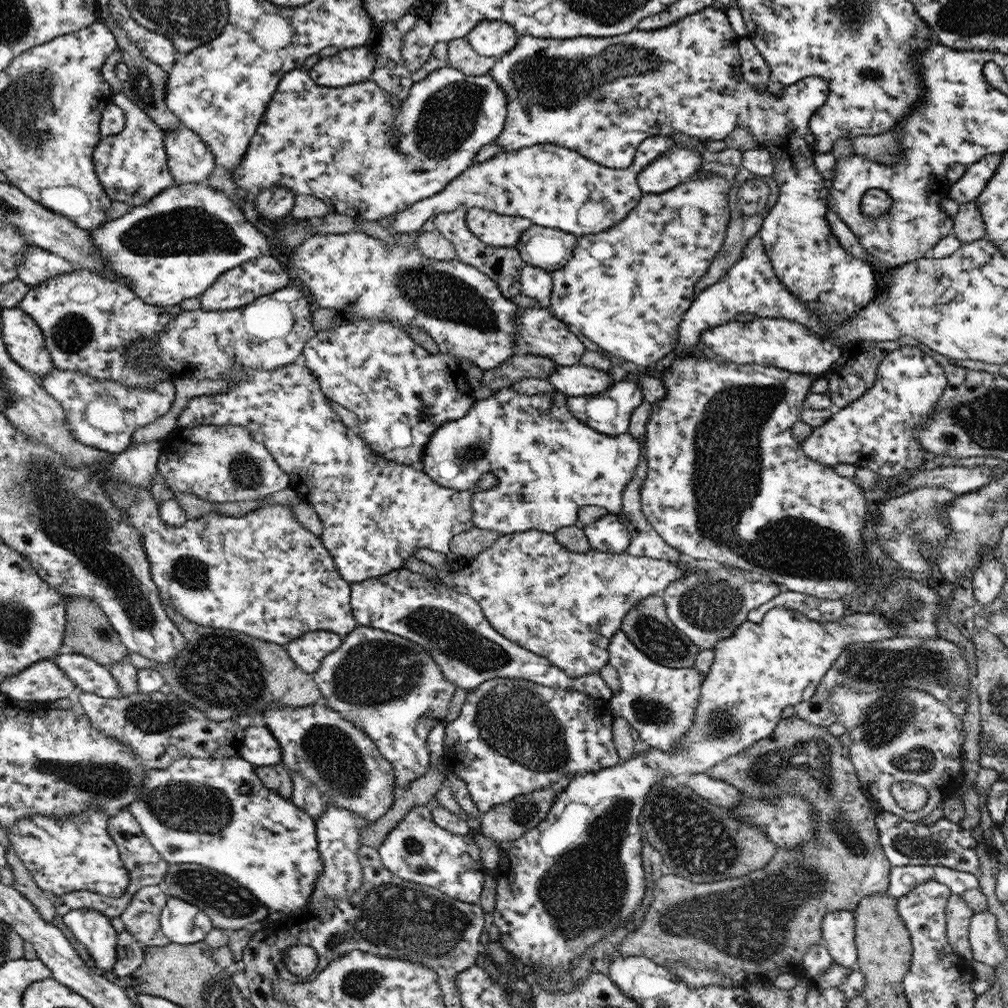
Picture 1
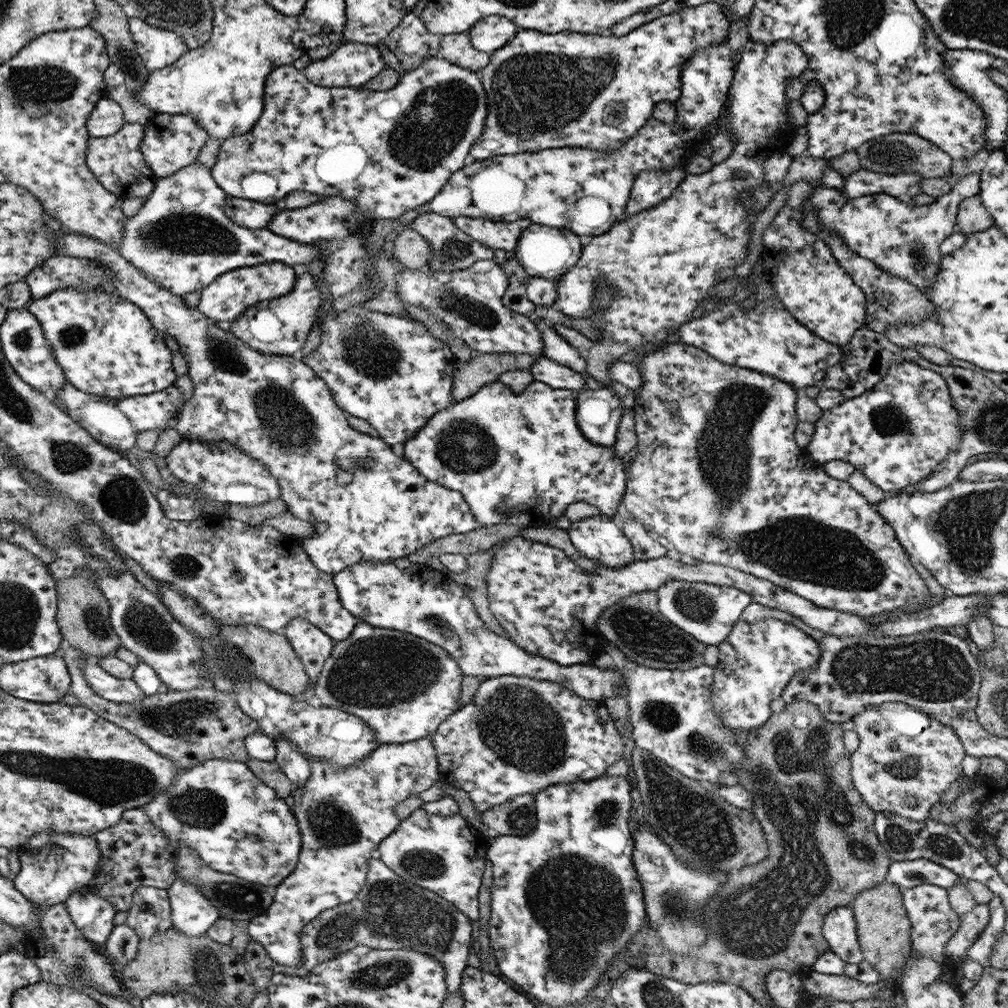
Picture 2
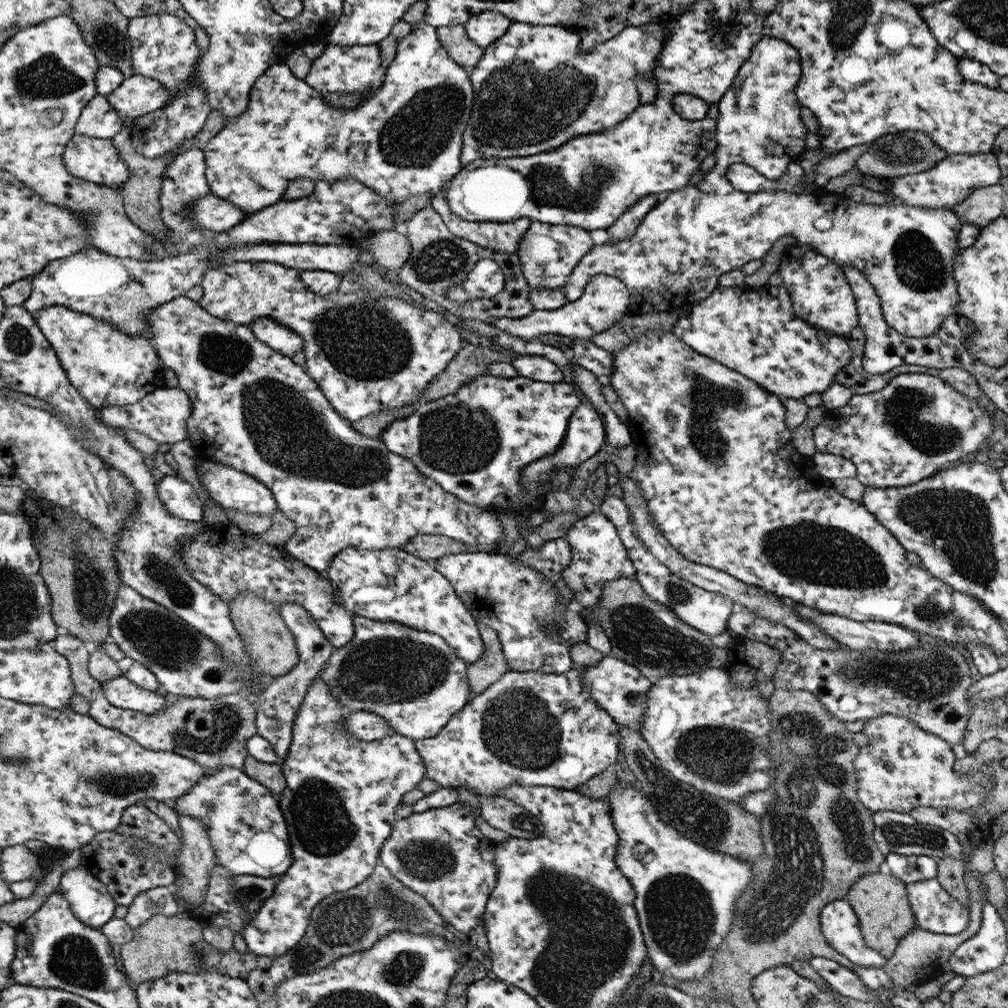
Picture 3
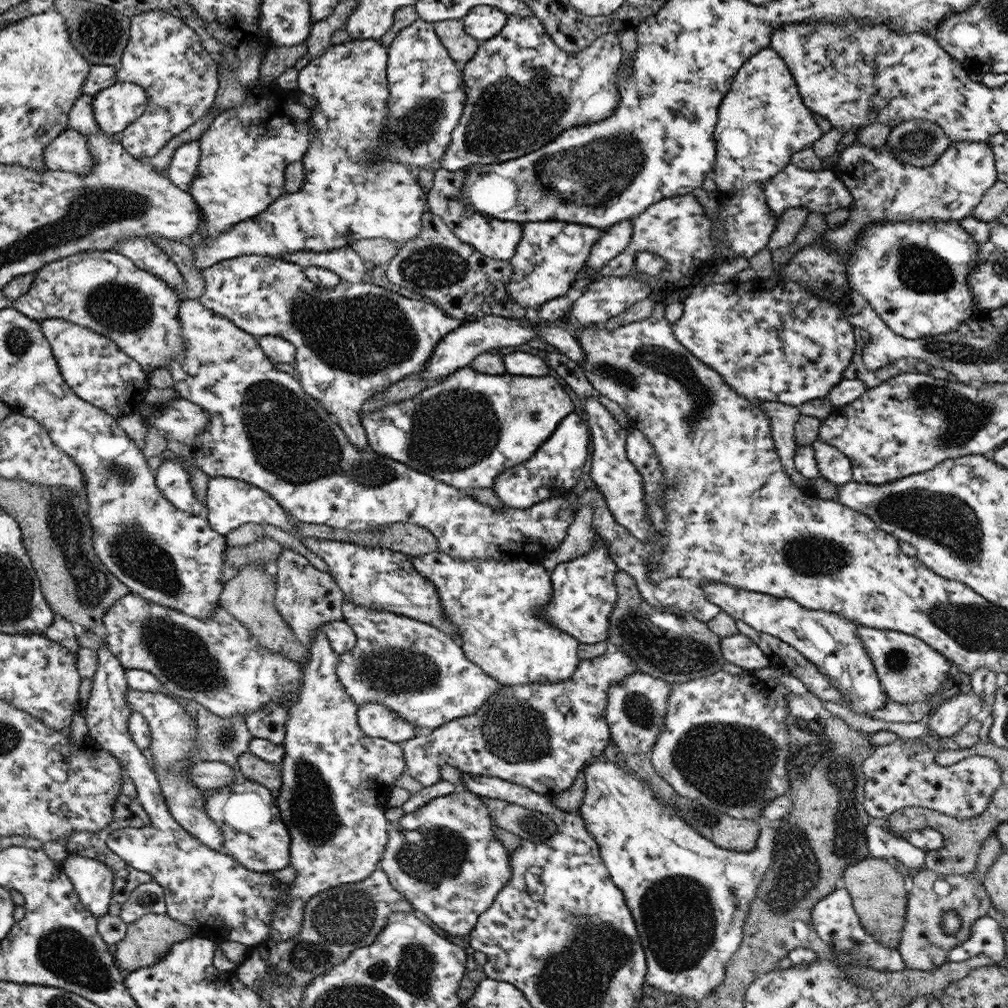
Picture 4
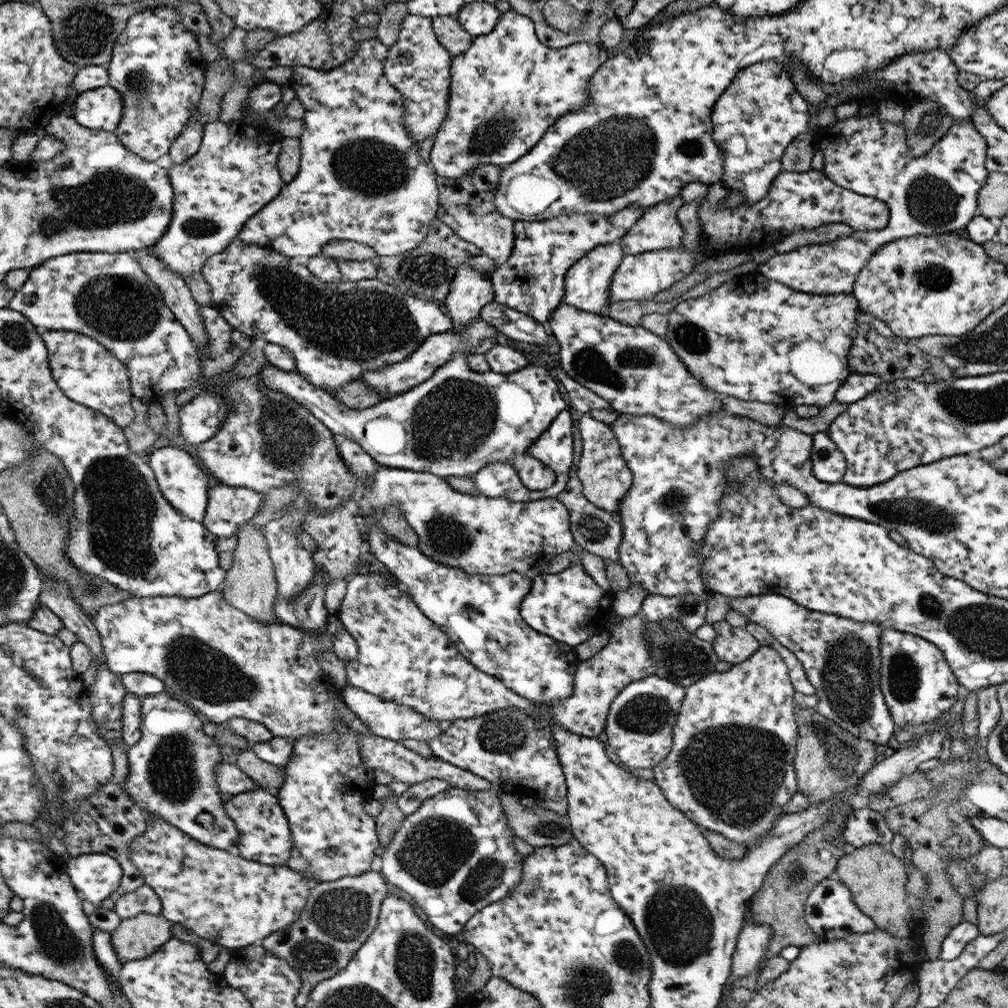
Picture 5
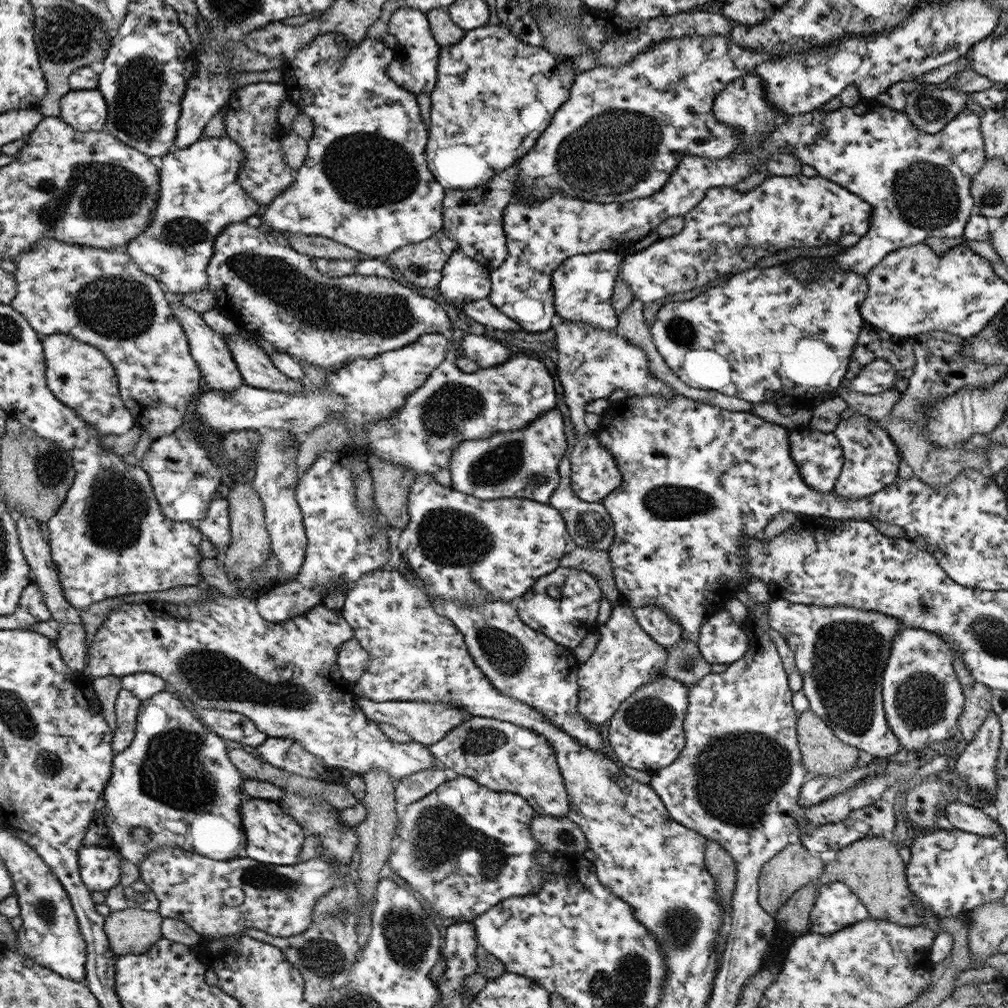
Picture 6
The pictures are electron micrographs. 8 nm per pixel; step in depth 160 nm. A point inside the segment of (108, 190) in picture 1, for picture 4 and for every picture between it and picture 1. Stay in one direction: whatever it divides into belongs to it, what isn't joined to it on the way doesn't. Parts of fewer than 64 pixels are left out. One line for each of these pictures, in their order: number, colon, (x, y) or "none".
2: (117, 161)
3: (95, 159)
4: (68, 152)

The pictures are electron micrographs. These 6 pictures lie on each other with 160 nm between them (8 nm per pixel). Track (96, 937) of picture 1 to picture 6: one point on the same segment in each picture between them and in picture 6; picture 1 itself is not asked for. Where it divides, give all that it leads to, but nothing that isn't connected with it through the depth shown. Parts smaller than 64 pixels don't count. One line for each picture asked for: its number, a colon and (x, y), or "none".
2: (93, 915)
3: (88, 896)
4: (93, 880)
5: (97, 877)
6: (100, 867)

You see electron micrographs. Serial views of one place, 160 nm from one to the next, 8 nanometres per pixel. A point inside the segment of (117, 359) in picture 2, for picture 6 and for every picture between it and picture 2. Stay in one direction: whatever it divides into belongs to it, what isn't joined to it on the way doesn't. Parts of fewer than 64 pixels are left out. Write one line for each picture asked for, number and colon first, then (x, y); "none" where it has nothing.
3: (109, 368)
4: (95, 368)
5: (89, 374)
6: (78, 374)

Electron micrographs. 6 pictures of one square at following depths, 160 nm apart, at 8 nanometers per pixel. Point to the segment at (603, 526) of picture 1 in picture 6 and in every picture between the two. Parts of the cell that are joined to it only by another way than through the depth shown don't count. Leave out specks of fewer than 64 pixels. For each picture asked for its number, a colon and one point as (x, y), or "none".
2: (600, 538)
3: (598, 555)
4: (585, 594)
5: (568, 606)
6: (563, 605)

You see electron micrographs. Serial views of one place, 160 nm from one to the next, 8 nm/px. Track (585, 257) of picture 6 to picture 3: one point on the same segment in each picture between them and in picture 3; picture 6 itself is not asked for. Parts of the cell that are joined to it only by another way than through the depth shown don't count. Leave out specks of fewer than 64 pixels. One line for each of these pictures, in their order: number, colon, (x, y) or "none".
3: (627, 225)
4: (616, 238)
5: (588, 283)

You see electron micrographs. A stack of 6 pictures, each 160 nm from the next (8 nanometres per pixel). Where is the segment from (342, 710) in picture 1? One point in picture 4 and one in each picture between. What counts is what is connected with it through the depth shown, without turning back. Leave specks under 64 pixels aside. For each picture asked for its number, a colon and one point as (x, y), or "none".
2: (404, 687)
3: (413, 679)
4: (414, 668)

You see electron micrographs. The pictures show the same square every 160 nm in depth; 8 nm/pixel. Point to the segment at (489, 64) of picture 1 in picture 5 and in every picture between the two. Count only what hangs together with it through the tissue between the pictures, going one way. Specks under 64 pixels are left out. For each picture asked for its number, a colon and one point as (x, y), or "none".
2: (457, 48)
3: (459, 45)
4: (461, 46)
5: (457, 40)

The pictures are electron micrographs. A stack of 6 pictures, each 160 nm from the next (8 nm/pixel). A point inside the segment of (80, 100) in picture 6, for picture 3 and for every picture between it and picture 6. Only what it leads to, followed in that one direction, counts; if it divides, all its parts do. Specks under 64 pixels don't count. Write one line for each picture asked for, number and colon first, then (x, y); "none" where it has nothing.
3: (138, 95)
4: (118, 106)
5: (101, 108)

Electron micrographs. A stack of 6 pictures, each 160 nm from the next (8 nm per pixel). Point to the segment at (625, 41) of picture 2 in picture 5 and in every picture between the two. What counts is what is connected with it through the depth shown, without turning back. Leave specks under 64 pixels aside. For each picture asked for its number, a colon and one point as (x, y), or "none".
3: (535, 89)
4: (523, 90)
5: (508, 89)

